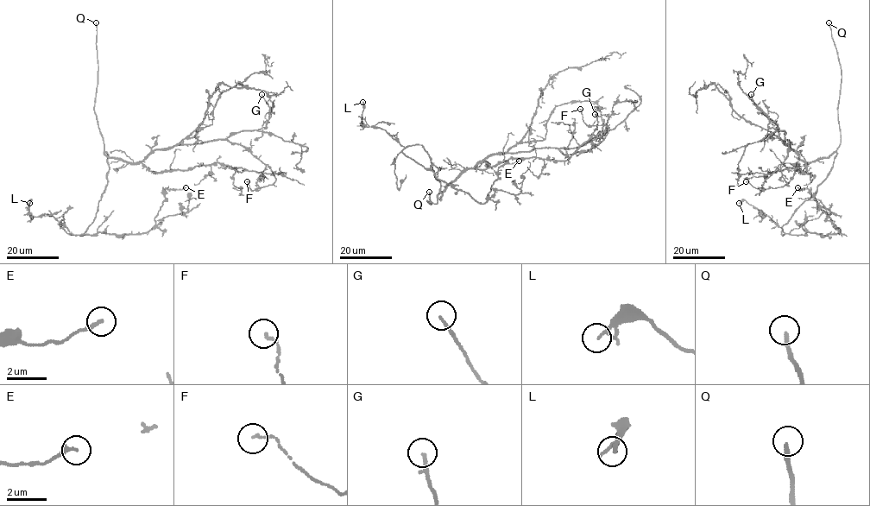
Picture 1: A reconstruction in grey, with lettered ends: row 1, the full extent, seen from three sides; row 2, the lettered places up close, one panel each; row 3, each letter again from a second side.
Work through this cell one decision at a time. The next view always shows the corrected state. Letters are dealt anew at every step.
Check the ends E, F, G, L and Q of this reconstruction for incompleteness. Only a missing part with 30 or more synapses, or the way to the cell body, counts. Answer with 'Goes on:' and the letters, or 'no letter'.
Goes on: Q

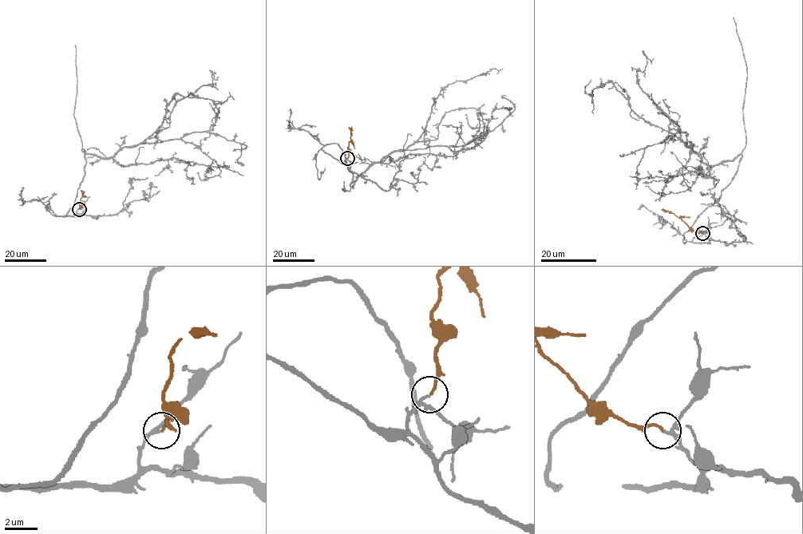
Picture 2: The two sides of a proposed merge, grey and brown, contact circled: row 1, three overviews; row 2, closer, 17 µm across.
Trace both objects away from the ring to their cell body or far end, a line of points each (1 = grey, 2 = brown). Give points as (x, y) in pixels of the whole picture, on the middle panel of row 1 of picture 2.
1: (347, 158), (340, 162), (322, 148), (342, 148), (353, 187), (373, 162), (417, 140), (444, 88), (503, 69)
2: (347, 158), (351, 136), (348, 127)

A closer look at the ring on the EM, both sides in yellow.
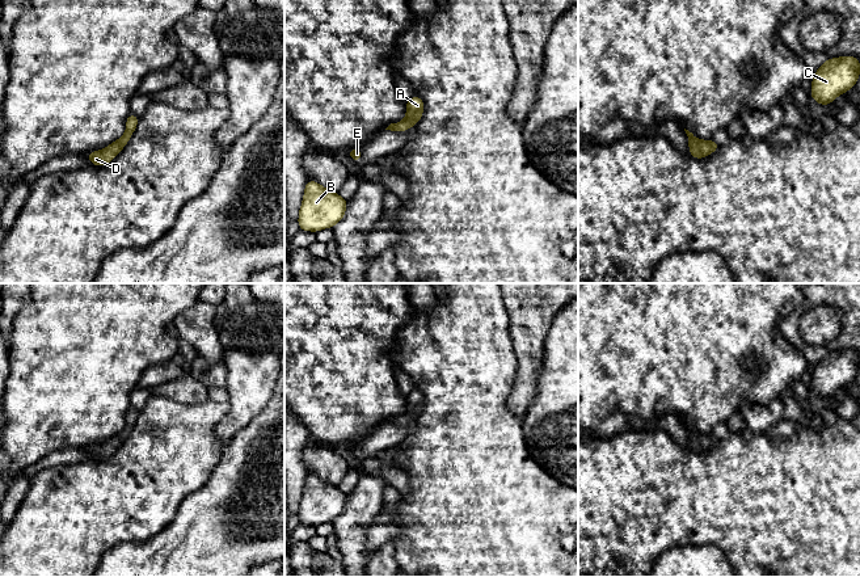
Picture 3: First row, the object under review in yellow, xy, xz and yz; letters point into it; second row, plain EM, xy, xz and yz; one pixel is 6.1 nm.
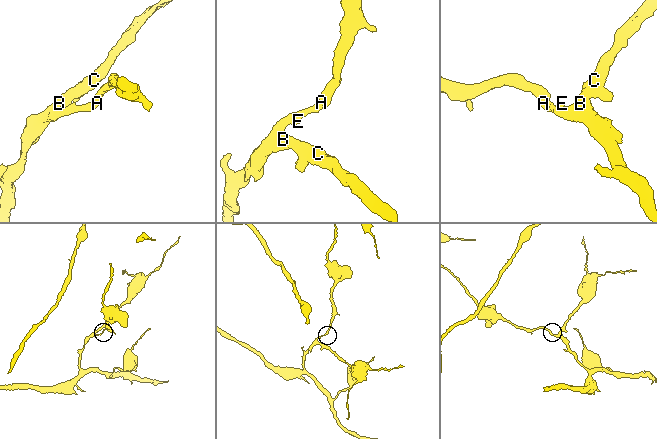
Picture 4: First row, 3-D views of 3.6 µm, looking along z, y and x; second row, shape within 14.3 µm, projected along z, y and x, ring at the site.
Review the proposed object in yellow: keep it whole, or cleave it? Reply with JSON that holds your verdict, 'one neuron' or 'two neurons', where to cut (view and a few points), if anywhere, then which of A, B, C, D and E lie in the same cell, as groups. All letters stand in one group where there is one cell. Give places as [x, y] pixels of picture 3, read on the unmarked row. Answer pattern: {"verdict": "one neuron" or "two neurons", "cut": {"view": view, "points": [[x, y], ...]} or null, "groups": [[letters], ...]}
{"verdict": "one neuron", "cut": null, "groups": [["A", "B", "C", "D", "E"]]}

